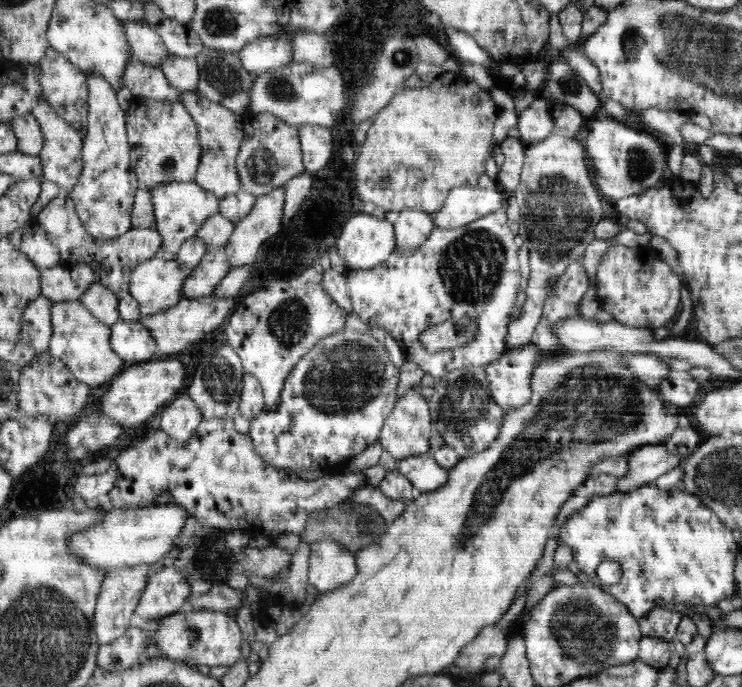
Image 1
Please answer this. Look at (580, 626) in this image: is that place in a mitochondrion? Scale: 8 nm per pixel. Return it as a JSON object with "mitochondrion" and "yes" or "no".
{"mitochondrion":"yes"}

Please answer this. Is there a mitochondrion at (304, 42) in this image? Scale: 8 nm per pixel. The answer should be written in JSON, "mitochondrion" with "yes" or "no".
{"mitochondrion":"no"}

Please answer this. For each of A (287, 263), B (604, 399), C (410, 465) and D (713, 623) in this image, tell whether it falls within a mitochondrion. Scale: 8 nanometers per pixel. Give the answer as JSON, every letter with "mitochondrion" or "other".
{"A":"other","B":"mitochondrion","C":"other","D":"other"}

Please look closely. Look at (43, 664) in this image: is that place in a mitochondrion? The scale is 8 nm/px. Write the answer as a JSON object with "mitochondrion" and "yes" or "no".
{"mitochondrion":"yes"}

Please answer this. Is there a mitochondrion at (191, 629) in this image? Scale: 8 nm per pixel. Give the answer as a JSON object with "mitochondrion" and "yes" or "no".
{"mitochondrion":"yes"}

